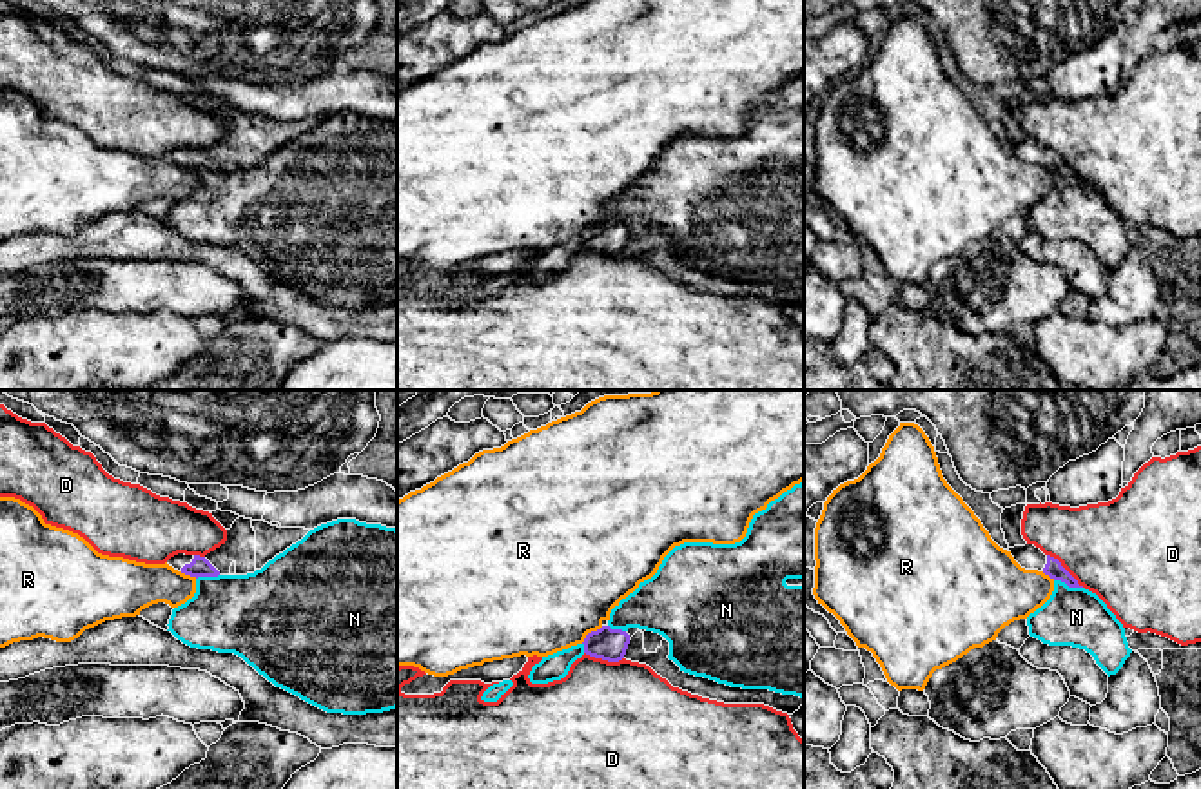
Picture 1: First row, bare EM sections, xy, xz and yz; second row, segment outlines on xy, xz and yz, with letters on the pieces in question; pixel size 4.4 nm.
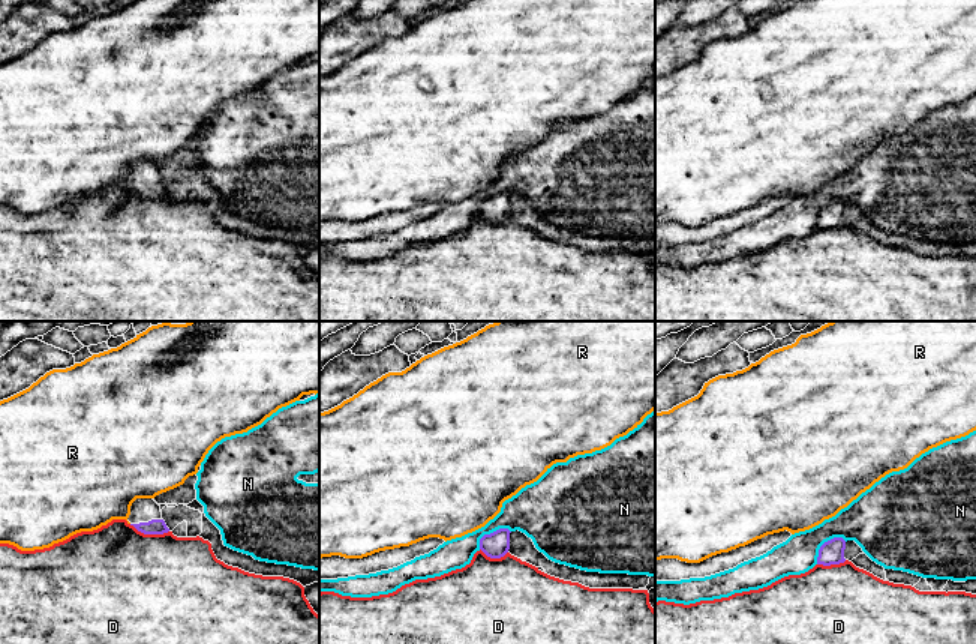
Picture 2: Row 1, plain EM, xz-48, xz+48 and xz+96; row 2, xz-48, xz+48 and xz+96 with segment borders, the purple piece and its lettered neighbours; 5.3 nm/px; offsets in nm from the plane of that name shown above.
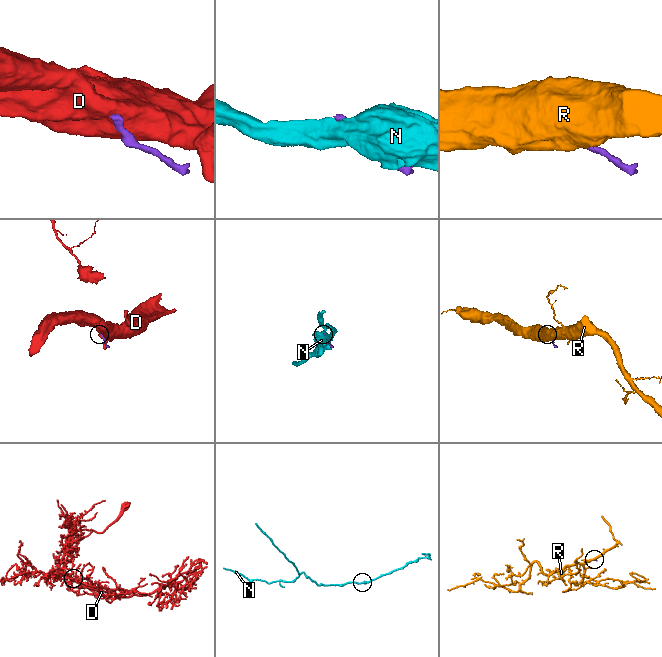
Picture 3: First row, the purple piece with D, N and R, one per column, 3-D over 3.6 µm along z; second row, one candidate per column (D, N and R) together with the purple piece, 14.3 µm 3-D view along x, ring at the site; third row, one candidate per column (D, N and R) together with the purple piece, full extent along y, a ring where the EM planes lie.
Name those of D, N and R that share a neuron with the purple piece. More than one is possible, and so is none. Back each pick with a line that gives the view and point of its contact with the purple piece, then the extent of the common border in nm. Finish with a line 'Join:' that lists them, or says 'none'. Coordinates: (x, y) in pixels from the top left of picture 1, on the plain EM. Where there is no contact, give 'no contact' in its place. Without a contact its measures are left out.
Join: none

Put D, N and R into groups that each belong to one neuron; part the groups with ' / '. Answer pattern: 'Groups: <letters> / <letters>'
Groups: D / N / R

